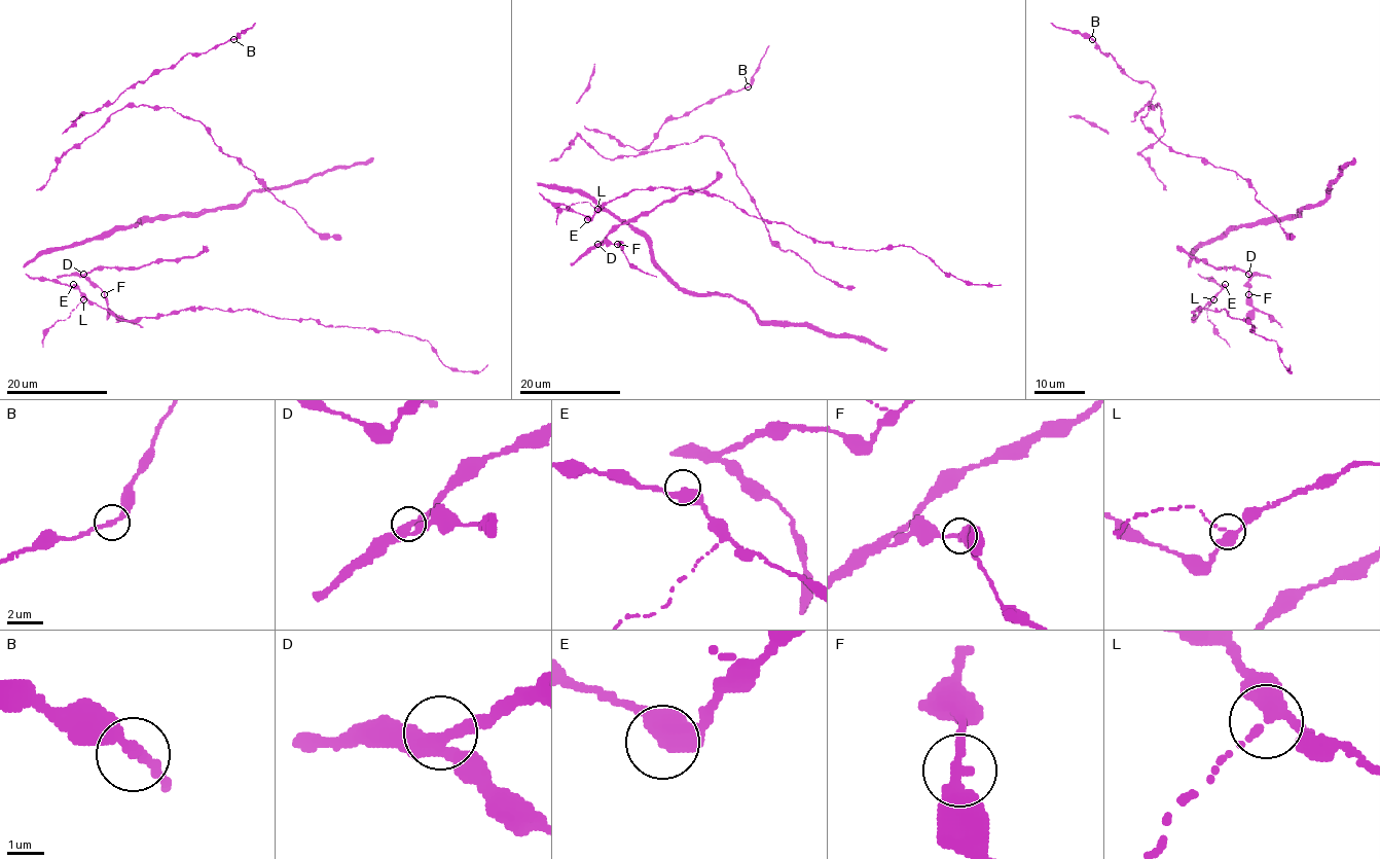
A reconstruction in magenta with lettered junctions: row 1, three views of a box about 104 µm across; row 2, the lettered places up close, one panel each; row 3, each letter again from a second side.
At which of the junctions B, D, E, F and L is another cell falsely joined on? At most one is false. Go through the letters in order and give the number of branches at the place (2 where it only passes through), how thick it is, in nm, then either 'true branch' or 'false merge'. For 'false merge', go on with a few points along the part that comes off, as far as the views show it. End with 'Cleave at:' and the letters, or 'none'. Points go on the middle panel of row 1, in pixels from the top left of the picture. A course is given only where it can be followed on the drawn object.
B: 2 | 280 nm | true branch
D: 3 | 320 nm | true branch
E: 3 | 320 nm | true branch
F: 2 | 280 nm | true branch
L: 3 | 280 nm | false merge | (597, 208), (588, 202), (572, 203), (557, 213), (556, 224)
Cleave at: L

